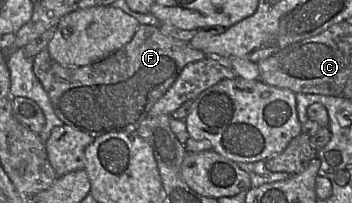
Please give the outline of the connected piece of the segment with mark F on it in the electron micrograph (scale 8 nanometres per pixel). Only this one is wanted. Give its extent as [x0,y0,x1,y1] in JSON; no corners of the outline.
[33,24,205,139]

